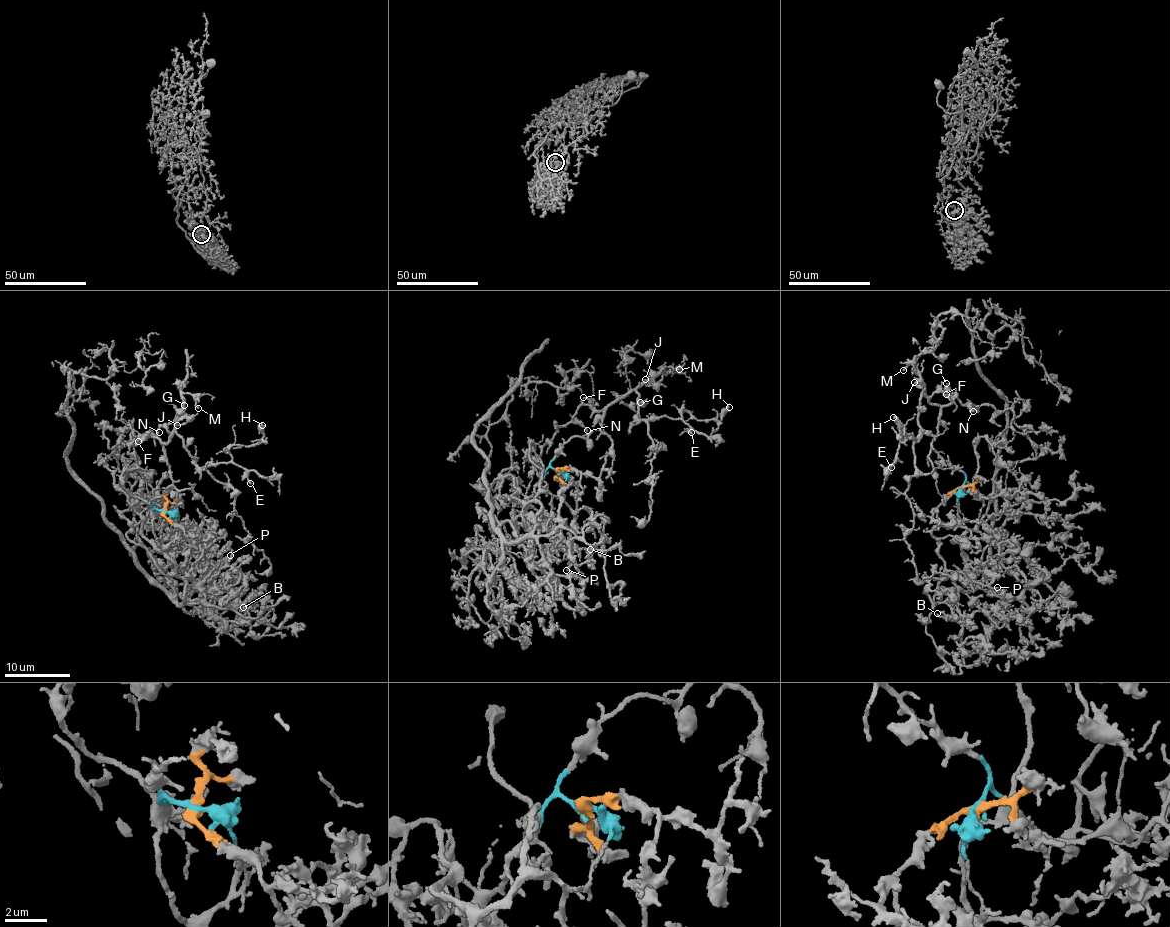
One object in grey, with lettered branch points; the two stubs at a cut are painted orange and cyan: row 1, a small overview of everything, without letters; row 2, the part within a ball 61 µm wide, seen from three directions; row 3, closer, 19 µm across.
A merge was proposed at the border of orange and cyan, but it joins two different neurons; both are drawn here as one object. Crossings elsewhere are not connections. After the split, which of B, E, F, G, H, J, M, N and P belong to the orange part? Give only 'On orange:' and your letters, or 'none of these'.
On orange: B, P

